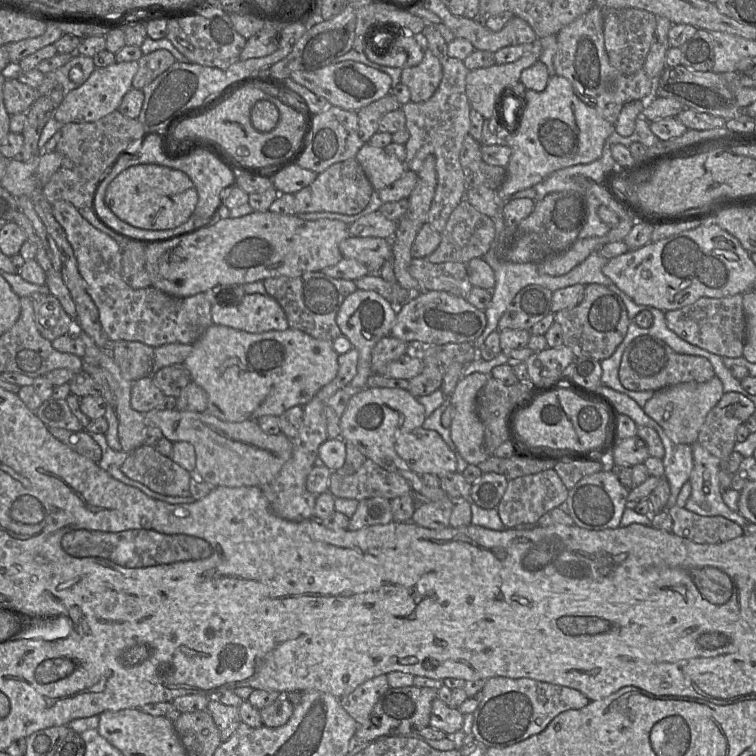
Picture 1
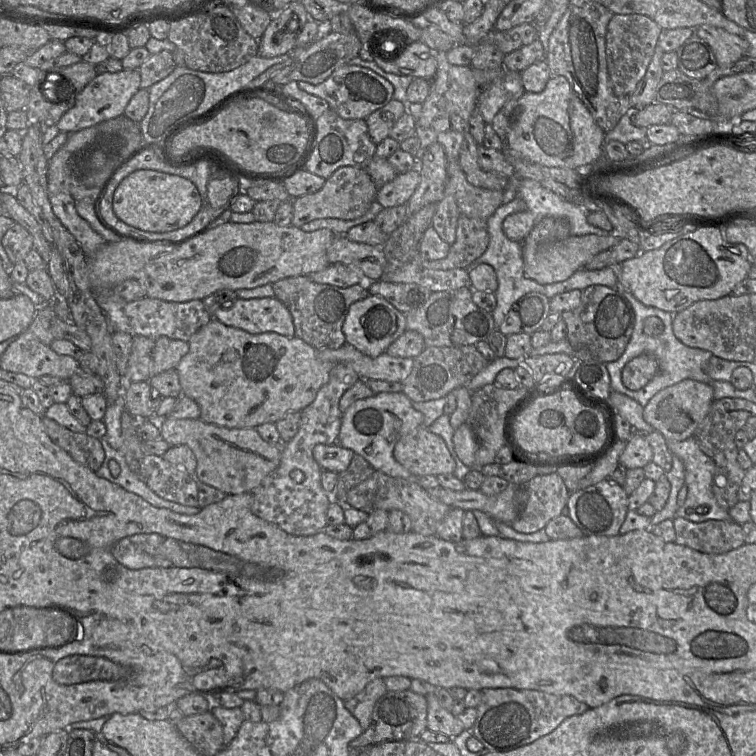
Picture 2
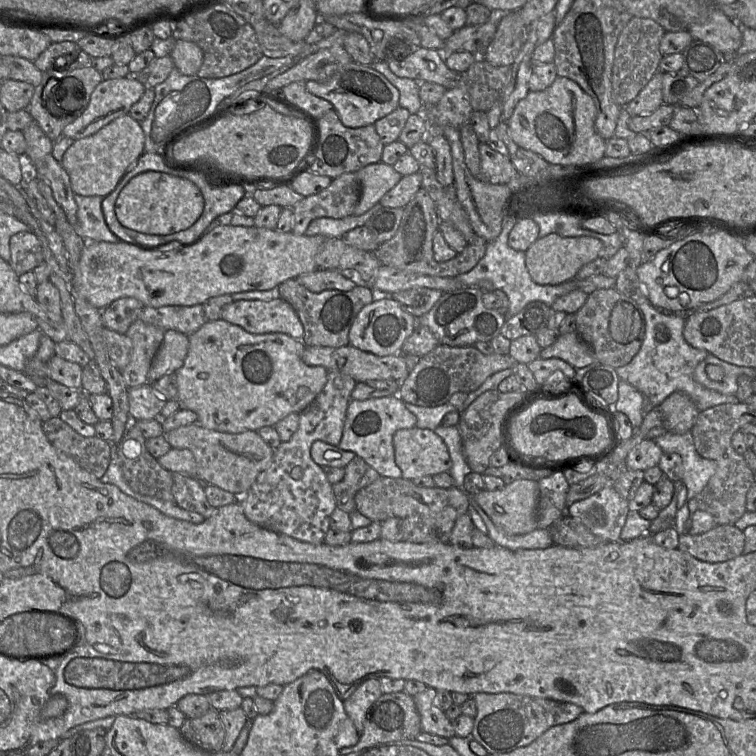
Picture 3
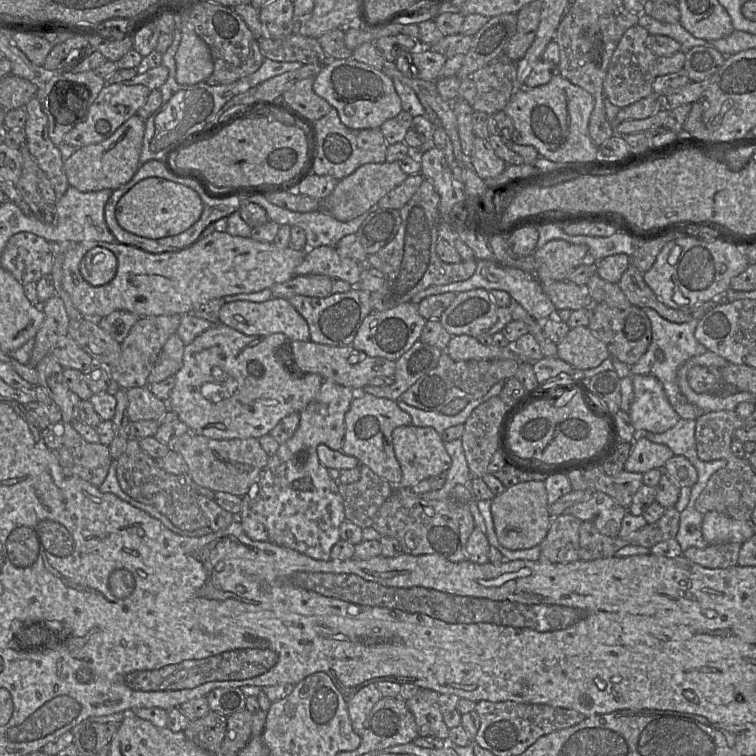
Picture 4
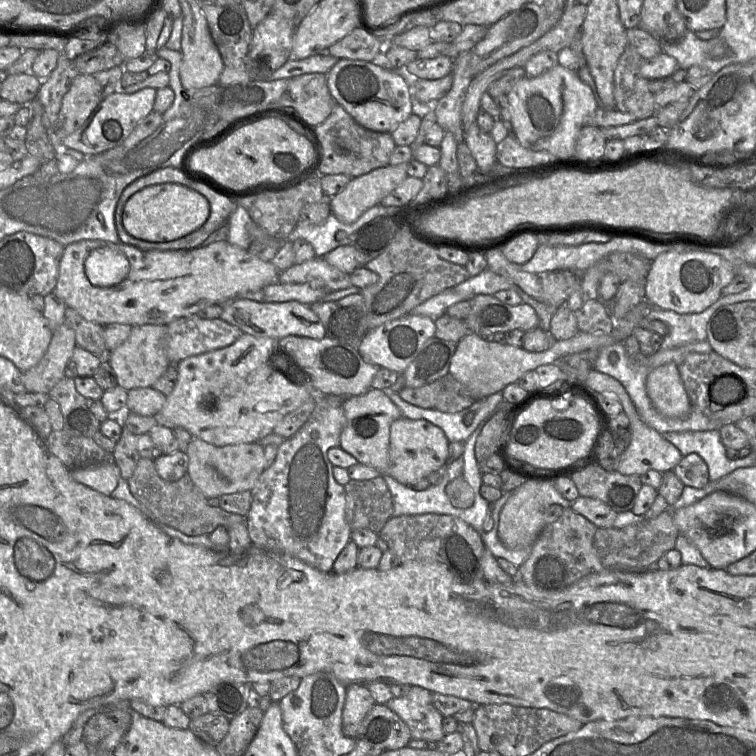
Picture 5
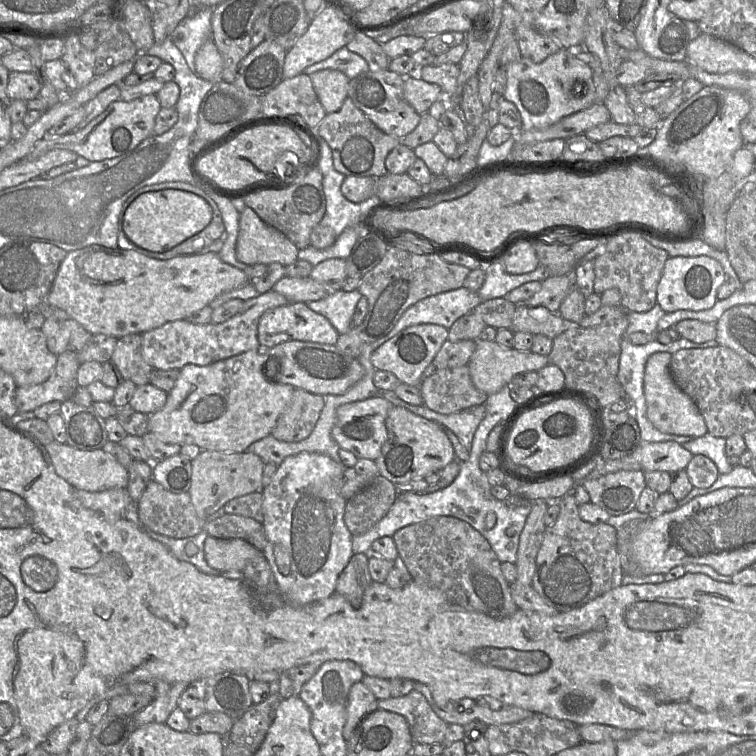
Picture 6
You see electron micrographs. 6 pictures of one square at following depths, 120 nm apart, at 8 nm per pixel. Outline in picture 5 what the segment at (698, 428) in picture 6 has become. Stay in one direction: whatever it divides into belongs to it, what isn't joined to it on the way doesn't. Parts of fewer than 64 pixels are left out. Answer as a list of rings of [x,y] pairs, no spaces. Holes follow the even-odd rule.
[[[675,363],[652,369],[646,378],[646,392],[653,406],[664,416],[682,418],[691,412],[690,397]]]

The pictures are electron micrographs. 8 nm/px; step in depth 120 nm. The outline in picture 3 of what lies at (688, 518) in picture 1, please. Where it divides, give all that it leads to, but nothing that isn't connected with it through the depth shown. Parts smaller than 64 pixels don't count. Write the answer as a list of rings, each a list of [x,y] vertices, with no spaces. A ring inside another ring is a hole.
[[[725,524],[702,534],[679,535],[678,548],[699,560],[717,563],[743,554],[744,544],[744,532],[734,524]]]

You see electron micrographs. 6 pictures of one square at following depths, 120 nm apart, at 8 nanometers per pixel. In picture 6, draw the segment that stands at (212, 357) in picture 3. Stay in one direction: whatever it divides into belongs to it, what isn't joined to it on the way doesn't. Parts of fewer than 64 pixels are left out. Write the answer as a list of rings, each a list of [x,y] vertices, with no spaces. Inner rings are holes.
[[[260,347],[206,366],[184,366],[164,407],[149,416],[148,432],[166,444],[193,444],[202,450],[229,453],[245,452],[251,444],[269,436],[289,406],[295,388],[266,376],[264,365],[270,360],[268,350]]]

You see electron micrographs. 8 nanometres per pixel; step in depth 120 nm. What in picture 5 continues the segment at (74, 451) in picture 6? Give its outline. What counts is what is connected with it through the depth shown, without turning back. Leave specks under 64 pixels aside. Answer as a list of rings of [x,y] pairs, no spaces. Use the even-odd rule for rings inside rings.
[[[114,461],[73,468],[70,474],[76,482],[106,496],[111,496],[121,478]]]

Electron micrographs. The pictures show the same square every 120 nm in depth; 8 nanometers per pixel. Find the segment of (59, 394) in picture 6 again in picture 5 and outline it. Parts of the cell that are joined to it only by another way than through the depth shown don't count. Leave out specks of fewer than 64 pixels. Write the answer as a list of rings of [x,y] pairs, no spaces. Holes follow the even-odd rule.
[[[66,323],[52,332],[50,344],[40,362],[22,373],[26,392],[48,394],[64,377],[76,347],[75,332]]]

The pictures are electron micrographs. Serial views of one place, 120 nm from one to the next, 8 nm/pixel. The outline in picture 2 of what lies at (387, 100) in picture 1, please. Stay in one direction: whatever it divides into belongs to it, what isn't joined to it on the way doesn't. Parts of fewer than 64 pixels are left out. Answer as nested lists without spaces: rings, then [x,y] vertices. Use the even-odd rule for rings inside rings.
[[[392,99],[384,107],[371,113],[365,119],[371,140],[377,145],[387,138],[393,125],[405,111],[402,102]]]

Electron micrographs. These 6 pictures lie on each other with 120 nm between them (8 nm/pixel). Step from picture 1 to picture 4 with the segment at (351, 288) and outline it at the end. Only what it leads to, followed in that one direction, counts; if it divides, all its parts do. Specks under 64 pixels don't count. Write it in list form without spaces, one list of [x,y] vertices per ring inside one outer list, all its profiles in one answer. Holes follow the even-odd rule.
[[[353,286],[348,292],[335,293],[325,298],[294,295],[288,301],[307,321],[312,342],[350,346],[361,323],[372,312],[370,294],[371,292]]]

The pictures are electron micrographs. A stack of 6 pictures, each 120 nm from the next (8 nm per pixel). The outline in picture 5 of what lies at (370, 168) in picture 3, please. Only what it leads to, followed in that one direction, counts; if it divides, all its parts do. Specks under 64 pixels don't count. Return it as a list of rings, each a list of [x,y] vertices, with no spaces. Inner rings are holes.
[[[388,164],[352,178],[340,193],[329,198],[330,214],[345,224],[355,222],[408,176],[408,164]]]

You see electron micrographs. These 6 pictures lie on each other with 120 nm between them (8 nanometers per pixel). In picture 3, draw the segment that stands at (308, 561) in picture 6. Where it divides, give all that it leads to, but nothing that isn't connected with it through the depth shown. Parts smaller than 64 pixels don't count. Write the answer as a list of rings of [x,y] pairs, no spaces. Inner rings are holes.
[[[329,372],[327,383],[300,415],[299,427],[291,439],[274,451],[271,465],[260,473],[254,484],[241,497],[245,516],[253,523],[295,539],[320,544],[330,529],[330,517],[337,508],[333,485],[323,468],[311,457],[315,441],[338,446],[343,434],[351,394],[357,382],[349,375]]]

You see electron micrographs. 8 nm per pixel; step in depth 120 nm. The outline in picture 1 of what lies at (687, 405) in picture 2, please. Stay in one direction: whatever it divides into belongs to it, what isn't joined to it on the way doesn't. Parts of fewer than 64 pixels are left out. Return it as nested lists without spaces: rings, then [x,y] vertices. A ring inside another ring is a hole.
[[[715,376],[707,382],[690,382],[666,387],[657,391],[643,407],[644,412],[656,421],[675,444],[692,445],[698,439],[707,414],[724,394],[721,380]]]

